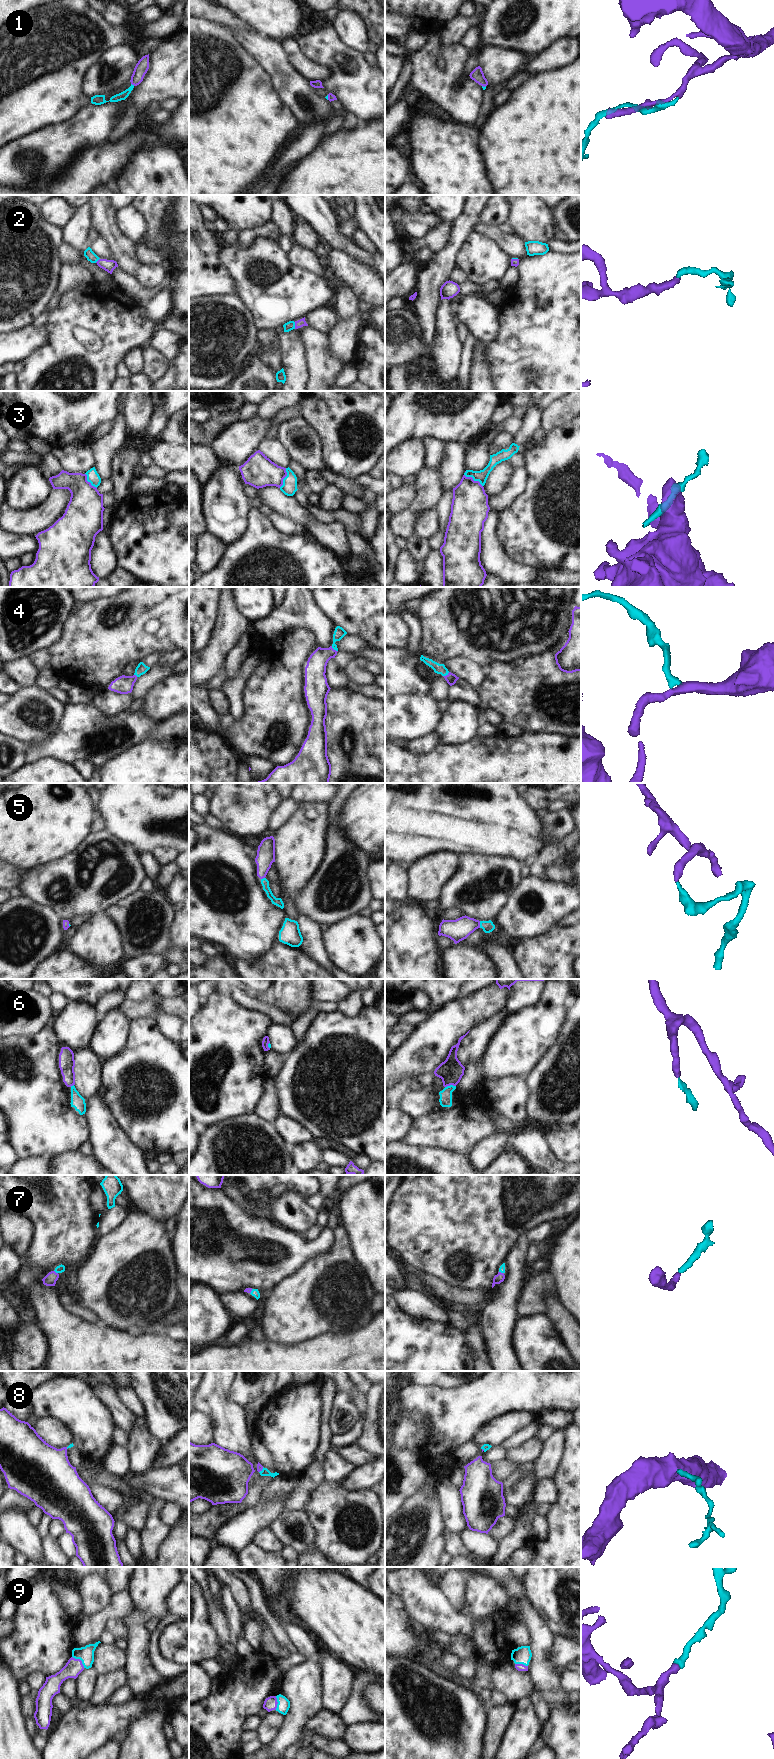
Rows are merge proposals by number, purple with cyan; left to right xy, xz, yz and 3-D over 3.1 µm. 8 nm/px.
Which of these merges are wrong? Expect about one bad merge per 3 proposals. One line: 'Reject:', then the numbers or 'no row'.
Reject: 3, 6

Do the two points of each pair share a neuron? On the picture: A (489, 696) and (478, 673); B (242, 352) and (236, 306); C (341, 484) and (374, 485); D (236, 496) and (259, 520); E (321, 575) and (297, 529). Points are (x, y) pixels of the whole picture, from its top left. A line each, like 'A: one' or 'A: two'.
A: two
B: one
C: one
D: two
E: two

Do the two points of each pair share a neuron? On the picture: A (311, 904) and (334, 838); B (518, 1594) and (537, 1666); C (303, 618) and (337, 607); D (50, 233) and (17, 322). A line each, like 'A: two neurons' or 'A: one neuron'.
A: one neuron
B: one neuron
C: two neurons
D: one neuron

